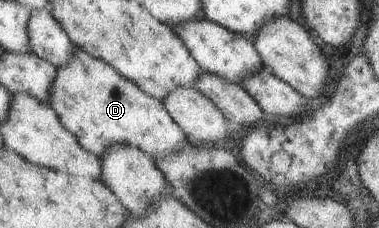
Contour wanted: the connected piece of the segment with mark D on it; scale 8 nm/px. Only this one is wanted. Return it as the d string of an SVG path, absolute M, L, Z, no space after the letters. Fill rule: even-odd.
M80 47L75 48L74 59L58 68L58 76L52 86L49 105L56 111L63 125L80 141L80 144L99 157L103 156L108 147L115 147L115 144L126 143L137 146L154 158L156 155L170 155L182 151L186 148L186 144L193 142L172 118L161 100L145 93L135 81L119 73L111 64L93 57Z

